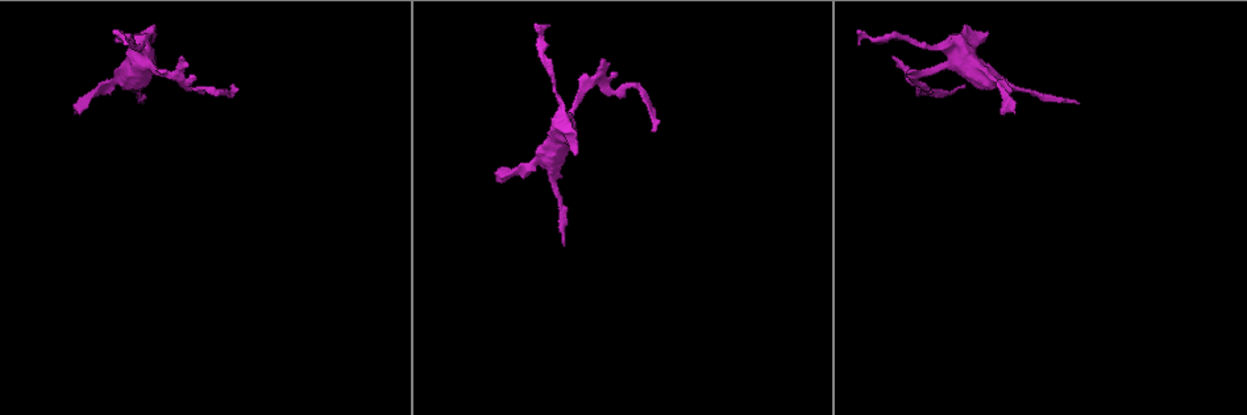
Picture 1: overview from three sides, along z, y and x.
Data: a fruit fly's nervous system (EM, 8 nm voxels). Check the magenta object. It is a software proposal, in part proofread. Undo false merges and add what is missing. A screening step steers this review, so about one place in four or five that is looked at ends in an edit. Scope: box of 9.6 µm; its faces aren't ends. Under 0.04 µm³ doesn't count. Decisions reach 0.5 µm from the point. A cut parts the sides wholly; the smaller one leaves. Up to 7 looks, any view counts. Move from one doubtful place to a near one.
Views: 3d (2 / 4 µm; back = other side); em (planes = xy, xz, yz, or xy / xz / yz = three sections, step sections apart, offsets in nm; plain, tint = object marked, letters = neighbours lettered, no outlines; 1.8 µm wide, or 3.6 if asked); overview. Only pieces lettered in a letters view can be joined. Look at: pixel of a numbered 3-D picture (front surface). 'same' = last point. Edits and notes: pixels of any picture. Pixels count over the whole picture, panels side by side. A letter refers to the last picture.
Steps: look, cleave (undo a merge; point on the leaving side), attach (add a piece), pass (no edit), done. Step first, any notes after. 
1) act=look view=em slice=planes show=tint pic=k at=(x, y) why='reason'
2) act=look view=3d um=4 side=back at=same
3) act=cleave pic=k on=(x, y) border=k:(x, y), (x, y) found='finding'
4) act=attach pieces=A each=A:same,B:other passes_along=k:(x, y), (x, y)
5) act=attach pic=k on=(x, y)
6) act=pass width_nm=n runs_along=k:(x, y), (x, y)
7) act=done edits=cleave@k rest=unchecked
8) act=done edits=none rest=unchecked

act=look view=3d um=2 pic=1 at=(1002, 113) why='an open end'

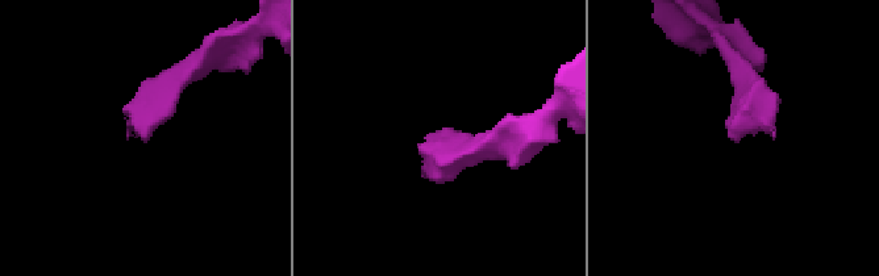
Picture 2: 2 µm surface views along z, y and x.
act=look view=em slice=yz step=8 show=letters pic=2 at=(735, 142)

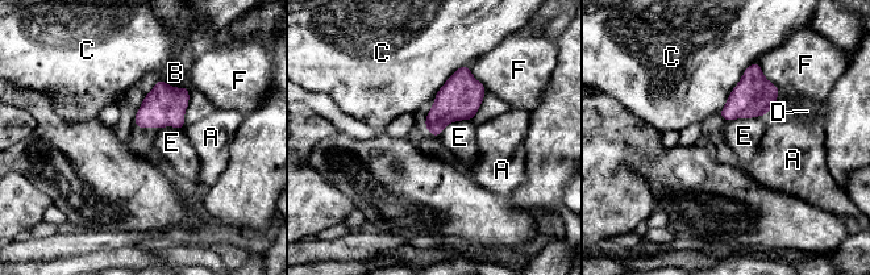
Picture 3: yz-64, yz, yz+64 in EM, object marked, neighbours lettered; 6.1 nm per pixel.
act=pass each=A:other,B:other,C:other,D:other,E:other,F:other border=3:(766, 116), (721, 119) found='none of them fits'

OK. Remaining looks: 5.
act=look view=3d um=2 pic=1 at=(963, 88)

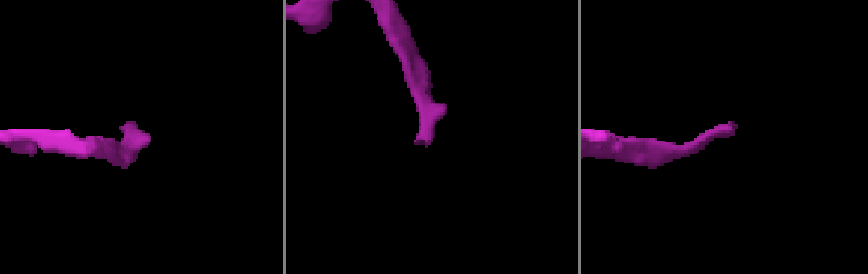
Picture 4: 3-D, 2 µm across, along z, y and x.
act=look view=em um=3.6 slice=planes show=letters pic=4 at=(734, 133) why='need the tissue'

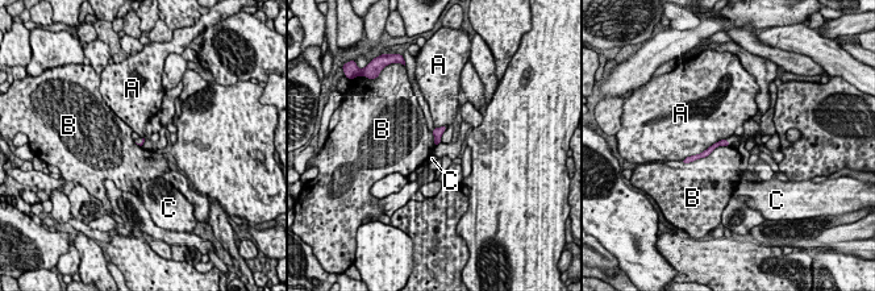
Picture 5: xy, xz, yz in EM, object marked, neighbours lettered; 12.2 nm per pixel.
act=pass each=A:other,B:other,C:other border=5:(729, 145), (719, 145), (687, 163) found='none of them fits'

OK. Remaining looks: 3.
act=look view=em slice=planes show=plain pic=1 at=(857, 44) why='long arm stops here'

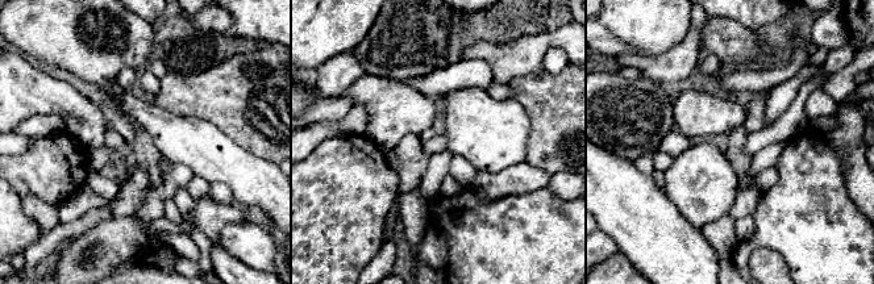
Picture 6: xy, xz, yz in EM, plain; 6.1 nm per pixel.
act=look view=em slice=planes show=letters at=same why='see the neighbours'

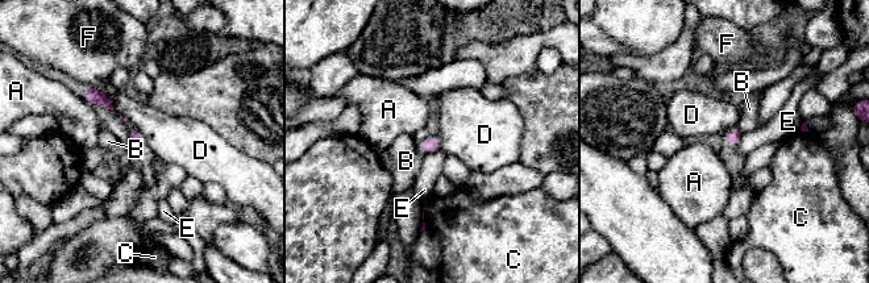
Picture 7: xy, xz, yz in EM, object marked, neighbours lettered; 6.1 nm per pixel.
act=pass longest_contact=D:340nm each=A:other,B:other,C:other,D:other,E:other,F:other border=7:(92, 86), (131, 123) found='no lettered piece goes on from it'

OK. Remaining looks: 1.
act=done edits=none rest=unchecked

